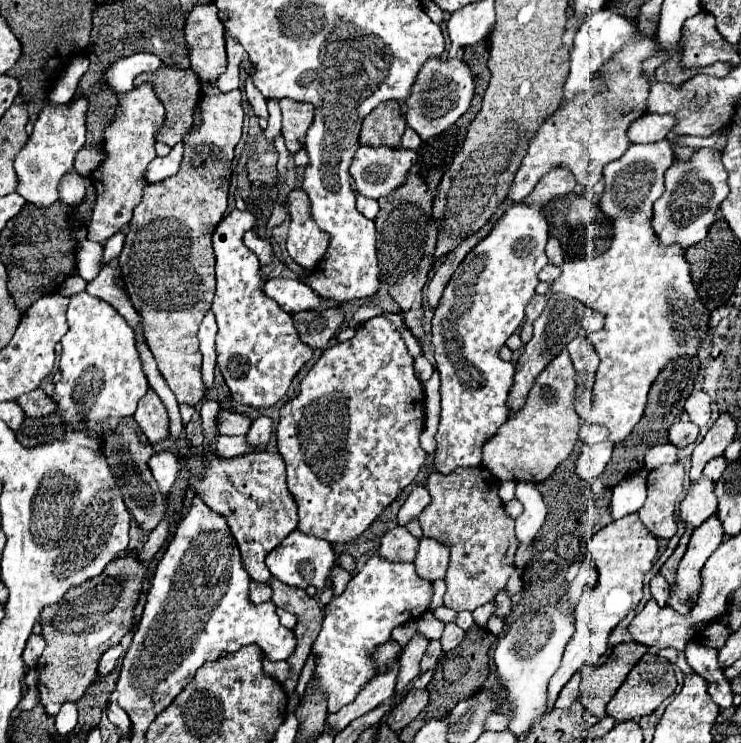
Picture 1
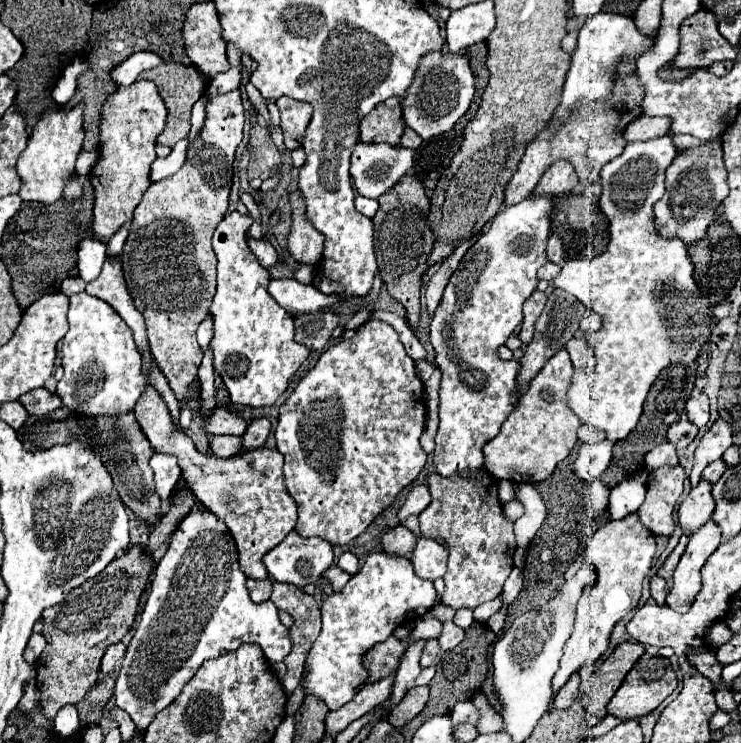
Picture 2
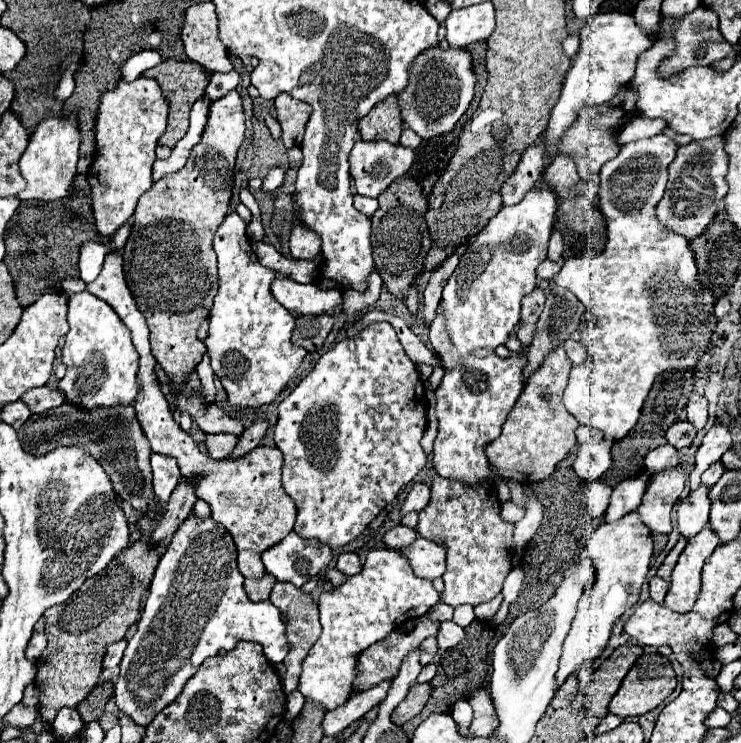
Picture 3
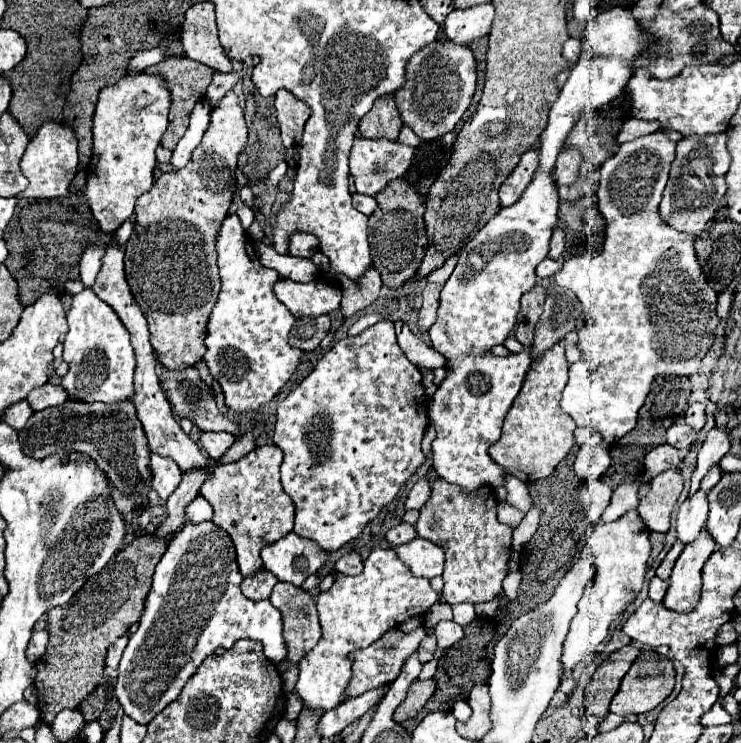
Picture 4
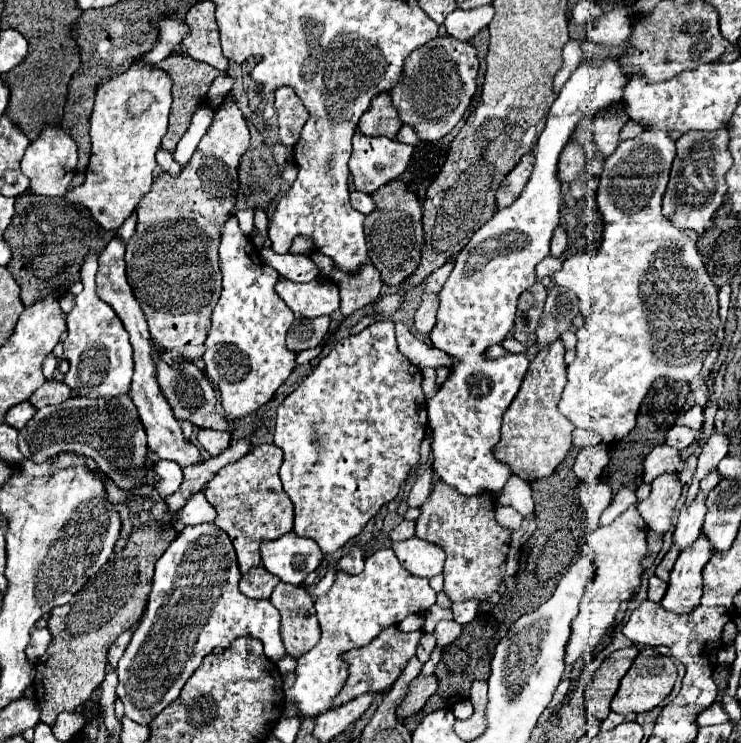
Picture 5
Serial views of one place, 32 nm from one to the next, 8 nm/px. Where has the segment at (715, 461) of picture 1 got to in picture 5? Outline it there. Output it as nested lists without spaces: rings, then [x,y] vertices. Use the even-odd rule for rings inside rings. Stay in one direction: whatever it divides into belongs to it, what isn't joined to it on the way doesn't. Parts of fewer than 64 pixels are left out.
[[[712,470],[706,478],[700,480],[700,490],[702,490],[704,494],[708,494],[708,492],[710,492],[718,482],[720,482],[720,478],[722,478],[722,476],[718,474],[718,470]]]

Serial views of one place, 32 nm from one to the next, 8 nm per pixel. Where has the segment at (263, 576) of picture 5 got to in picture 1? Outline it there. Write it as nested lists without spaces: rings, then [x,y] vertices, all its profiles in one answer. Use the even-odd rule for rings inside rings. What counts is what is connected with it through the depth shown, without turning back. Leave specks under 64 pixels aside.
[[[252,582],[248,596],[250,596],[252,604],[262,604],[262,602],[268,602],[272,598],[272,588],[270,586],[262,586],[258,582]]]

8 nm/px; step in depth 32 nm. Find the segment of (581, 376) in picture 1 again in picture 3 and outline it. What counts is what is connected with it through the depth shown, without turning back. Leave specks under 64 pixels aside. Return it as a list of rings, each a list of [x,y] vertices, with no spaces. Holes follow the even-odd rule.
[[[568,340],[568,342],[564,344],[564,348],[566,348],[566,352],[568,352],[568,358],[570,358],[574,364],[586,364],[586,362],[590,362],[590,354],[588,354],[588,350],[584,350],[584,348],[586,348],[584,344],[580,344],[580,342],[576,342],[576,340]]]

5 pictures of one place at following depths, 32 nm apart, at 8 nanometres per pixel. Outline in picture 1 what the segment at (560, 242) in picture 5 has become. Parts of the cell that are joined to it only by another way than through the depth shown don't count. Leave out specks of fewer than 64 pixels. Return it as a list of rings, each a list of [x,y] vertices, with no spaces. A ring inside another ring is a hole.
[[[550,238],[548,244],[546,244],[546,254],[548,254],[548,260],[556,266],[560,266],[564,262],[562,258],[562,248],[560,248],[560,242],[556,238]]]

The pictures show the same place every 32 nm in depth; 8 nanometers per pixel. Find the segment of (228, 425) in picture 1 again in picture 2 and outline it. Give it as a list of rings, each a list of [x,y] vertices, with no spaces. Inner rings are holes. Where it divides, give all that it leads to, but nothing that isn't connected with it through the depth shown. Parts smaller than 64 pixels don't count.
[[[216,408],[216,412],[208,418],[206,424],[204,424],[204,420],[202,420],[202,426],[204,426],[204,430],[206,430],[208,434],[234,434],[234,436],[242,436],[242,434],[246,432],[246,428],[248,428],[248,422],[246,422],[246,420],[240,420],[236,414],[228,412],[228,410],[224,410],[224,408]]]

